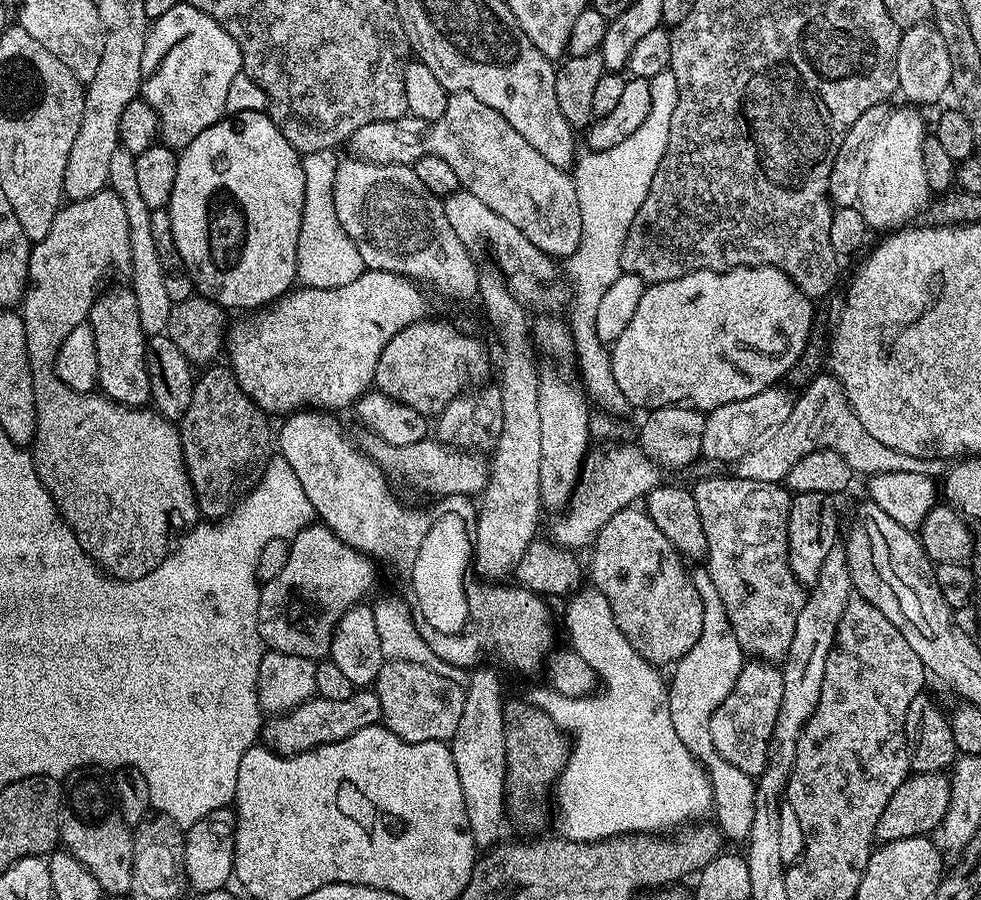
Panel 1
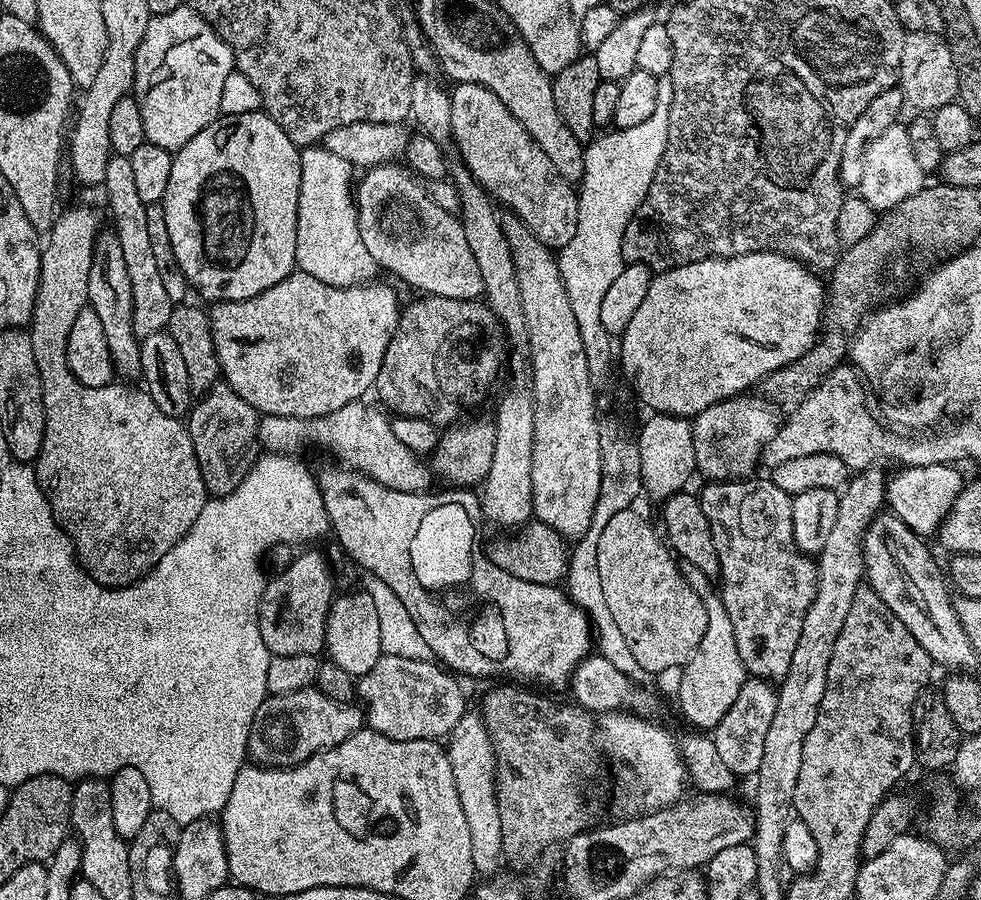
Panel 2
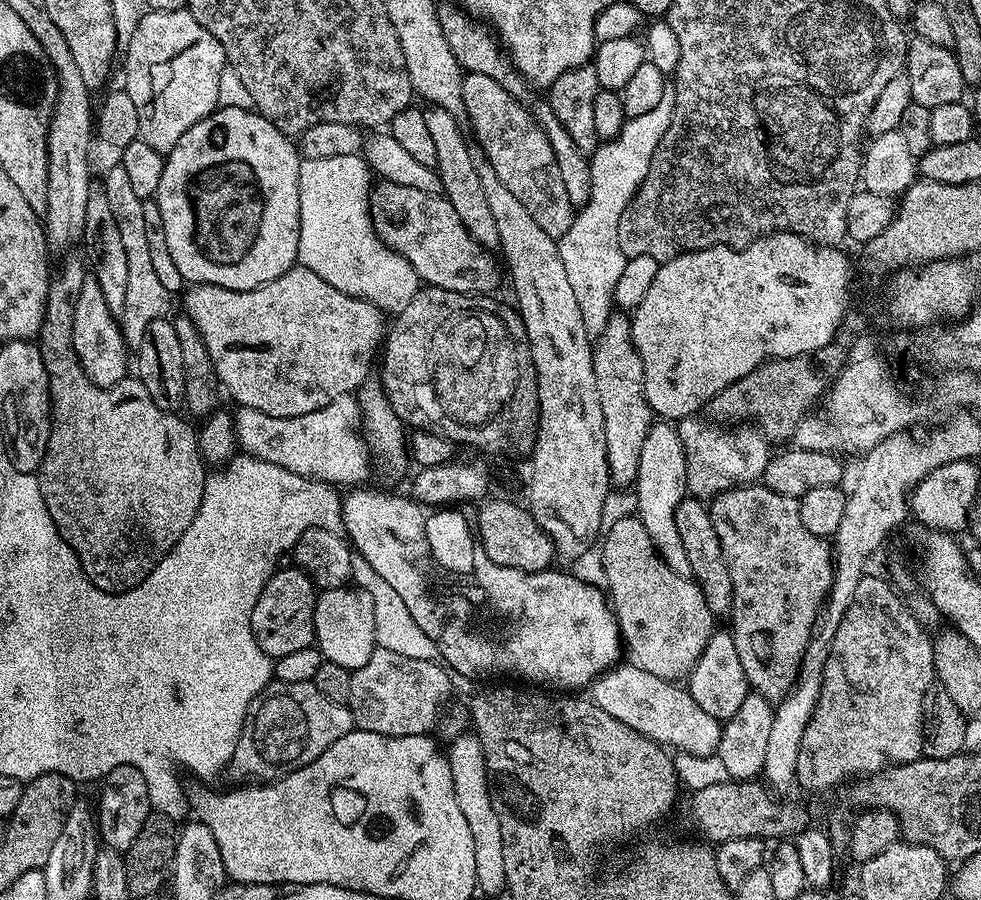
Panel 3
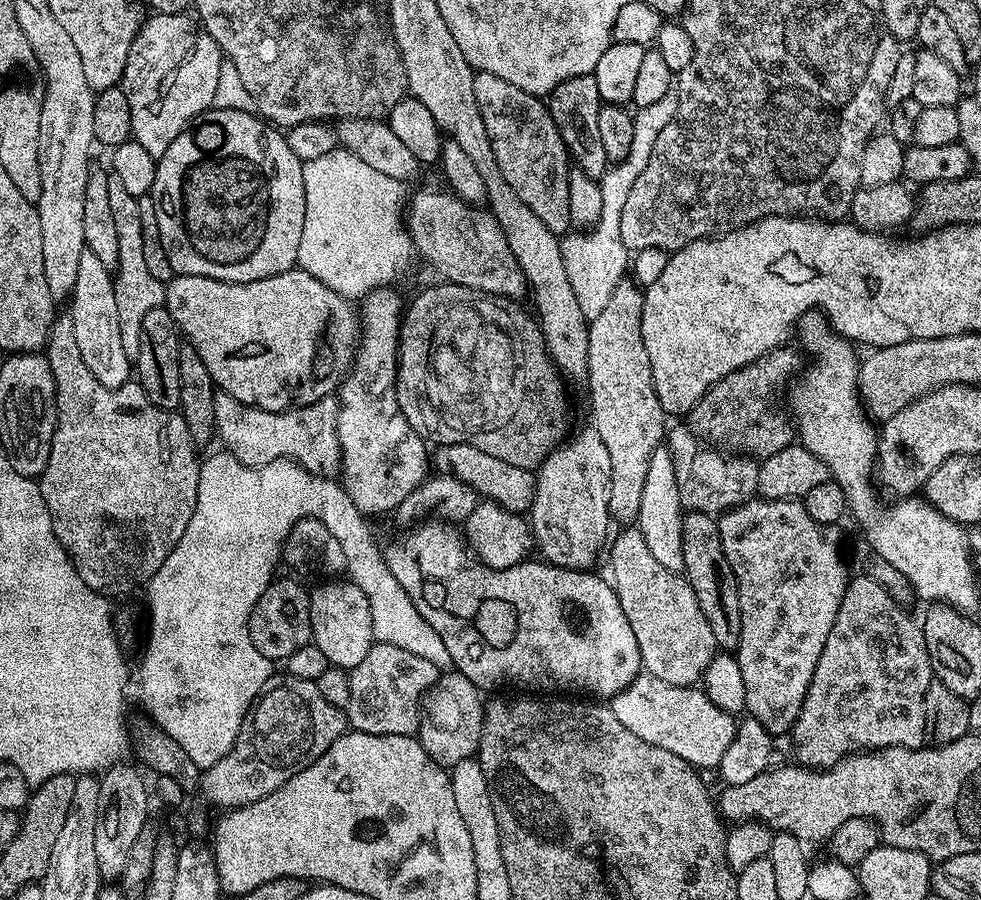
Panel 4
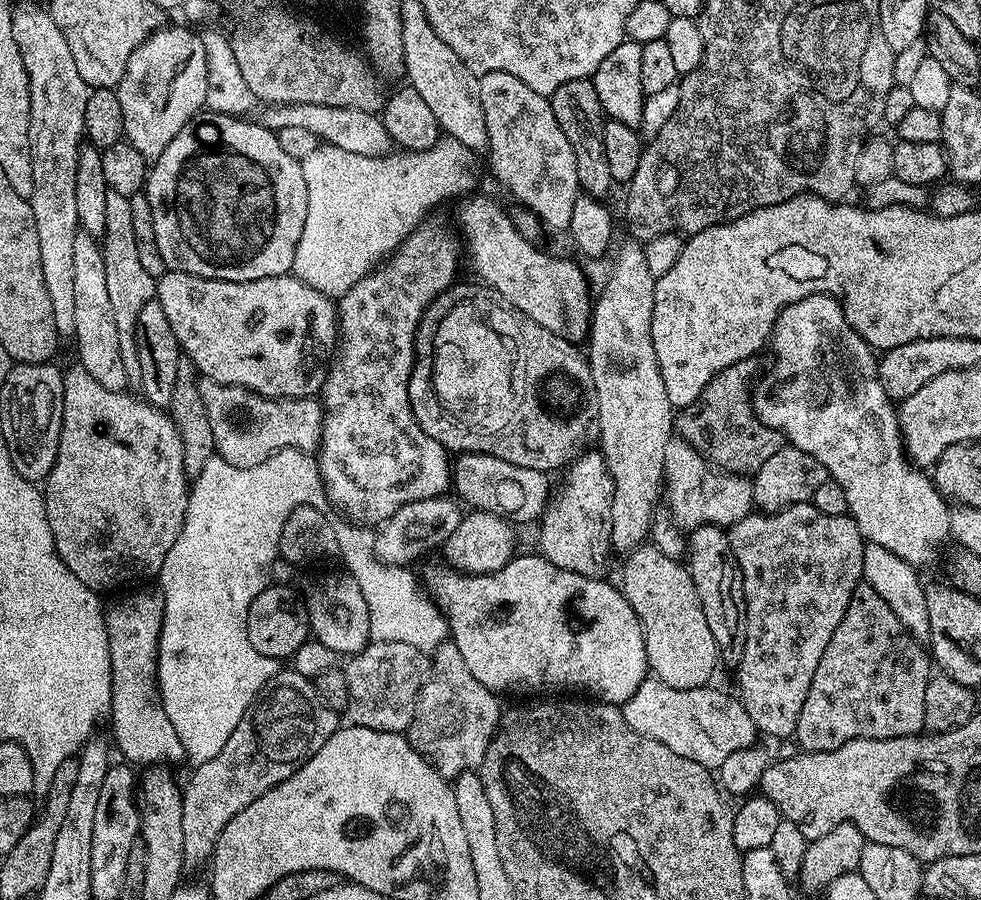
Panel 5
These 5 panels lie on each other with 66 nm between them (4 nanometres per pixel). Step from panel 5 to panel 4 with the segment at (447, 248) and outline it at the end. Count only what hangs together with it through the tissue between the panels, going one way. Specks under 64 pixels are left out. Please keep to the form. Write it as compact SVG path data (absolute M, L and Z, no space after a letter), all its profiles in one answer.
M391 287L375 288L358 308L362 329L356 359L338 389L338 442L342 483L365 514L395 513L396 507L430 475L430 448L402 414L396 393L402 304Z

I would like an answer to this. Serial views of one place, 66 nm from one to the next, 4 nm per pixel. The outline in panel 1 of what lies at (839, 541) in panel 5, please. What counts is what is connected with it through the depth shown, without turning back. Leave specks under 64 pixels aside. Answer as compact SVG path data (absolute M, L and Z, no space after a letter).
M709 474L697 479L695 483L691 485L694 502L698 502L698 514L702 517L702 527L706 529L706 567L726 606L727 617L741 650L748 658L763 658L768 662L783 661L784 655L790 650L794 626L798 626L798 614L806 599L805 585L794 578L788 561L789 493L780 484L754 482L734 474Z

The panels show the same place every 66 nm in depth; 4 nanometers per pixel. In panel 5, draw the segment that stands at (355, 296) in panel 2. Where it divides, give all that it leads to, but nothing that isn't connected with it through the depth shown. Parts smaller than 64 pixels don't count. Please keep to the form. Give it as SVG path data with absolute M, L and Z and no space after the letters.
M165 271L164 275L156 281L156 294L154 299L162 306L162 311L170 321L170 330L174 330L174 338L178 338L181 353L194 362L197 373L203 379L213 380L219 384L233 384L249 388L260 396L269 398L283 398L285 400L297 400L303 396L315 397L323 389L328 369L334 359L334 353L338 347L338 304L333 297L314 290L298 279L295 274L286 276L267 276L257 280L246 282L230 282L229 280L215 280L214 278L202 278L185 272Z

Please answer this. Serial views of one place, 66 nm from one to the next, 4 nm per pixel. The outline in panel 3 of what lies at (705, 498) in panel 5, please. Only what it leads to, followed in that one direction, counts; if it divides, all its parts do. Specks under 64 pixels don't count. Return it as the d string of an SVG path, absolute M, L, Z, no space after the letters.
M699 415L687 416L686 418L682 418L675 425L675 430L681 438L682 450L685 452L686 482L688 483L687 491L697 498L711 498L719 494L719 492L725 492L731 488L742 488L745 484L757 483L757 481L763 477L764 471L766 470L766 466L768 465L768 461L770 459L770 451L768 452L768 448L770 448L769 441L765 440L759 428L748 422L741 423L739 426L725 426L719 422L713 422L708 418L703 418L704 420L700 419L701 417Z

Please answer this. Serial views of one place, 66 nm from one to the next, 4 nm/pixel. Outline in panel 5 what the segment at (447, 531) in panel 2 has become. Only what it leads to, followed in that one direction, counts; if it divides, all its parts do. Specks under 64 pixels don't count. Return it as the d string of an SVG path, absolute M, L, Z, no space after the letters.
M523 554L517 555L512 561L506 566L502 566L502 570L497 572L491 572L488 576L469 576L463 572L457 572L451 564L447 562L439 562L440 564L428 564L424 568L424 576L422 572L422 587L433 600L436 601L436 605L440 607L440 611L444 614L444 619L448 621L448 631L450 633L451 643L458 646L458 652L462 654L462 659L466 661L466 666L470 669L470 674L474 675L474 678L478 679L478 682L486 686L488 689L492 690L497 694L503 694L503 692L532 692L538 694L540 692L556 692L552 694L558 694L560 690L586 690L600 699L603 703L615 704L617 706L622 706L626 701L634 696L634 692L638 690L638 686L644 679L647 679L650 669L648 666L648 659L646 658L646 642L644 641L644 631L640 625L640 620L634 614L634 610L630 606L630 602L625 598L623 591L619 587L616 588L612 584L607 584L607 579L597 578L595 576L583 576L582 574L574 574L570 570L562 570L562 566L554 566L554 562L550 562L544 555L535 554L536 556L523 556Z

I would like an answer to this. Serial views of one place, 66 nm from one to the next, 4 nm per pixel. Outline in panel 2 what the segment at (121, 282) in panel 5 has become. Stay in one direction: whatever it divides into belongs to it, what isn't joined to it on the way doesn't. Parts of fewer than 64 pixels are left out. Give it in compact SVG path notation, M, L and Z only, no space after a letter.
M111 155L106 162L106 178L102 191L108 195L108 208L112 211L111 227L122 246L122 258L126 262L126 274L130 274L130 294L134 296L134 334L138 338L163 332L170 322L174 305L166 295L166 289L158 275L158 262L154 259L150 237L146 227L148 205L138 198L134 173L126 156Z

